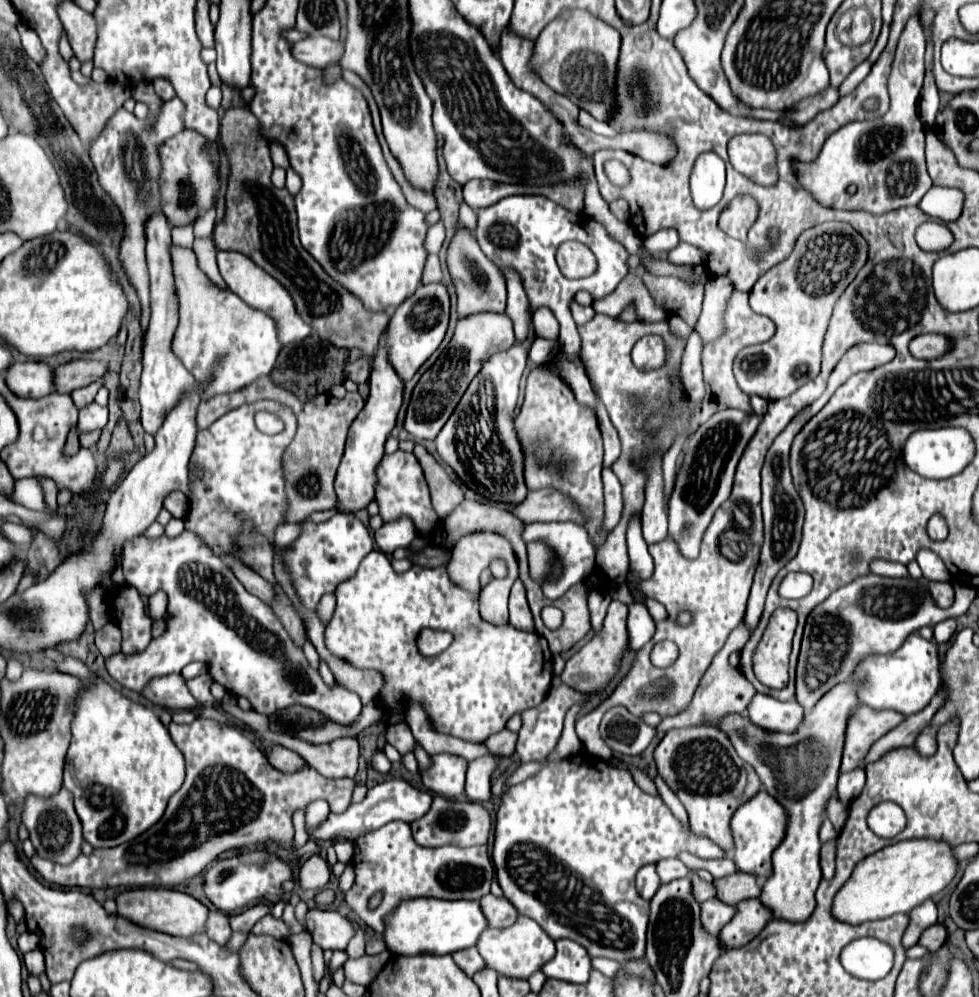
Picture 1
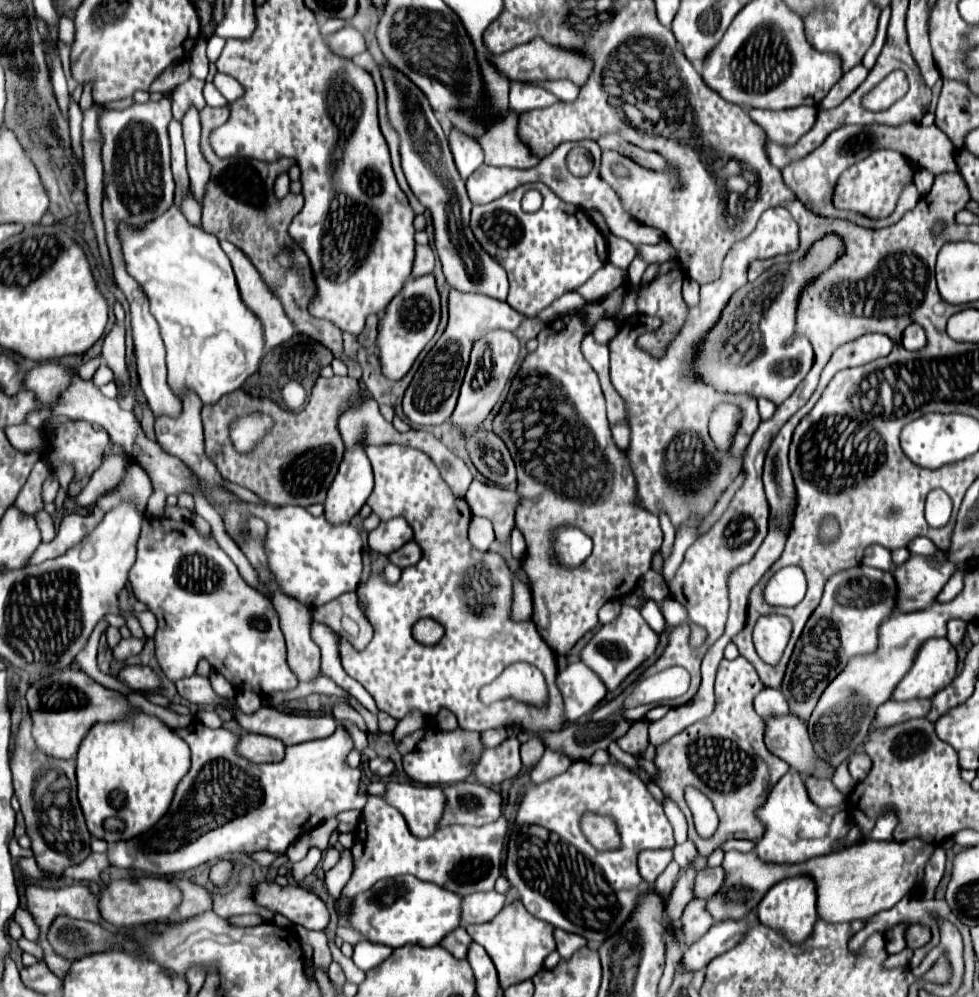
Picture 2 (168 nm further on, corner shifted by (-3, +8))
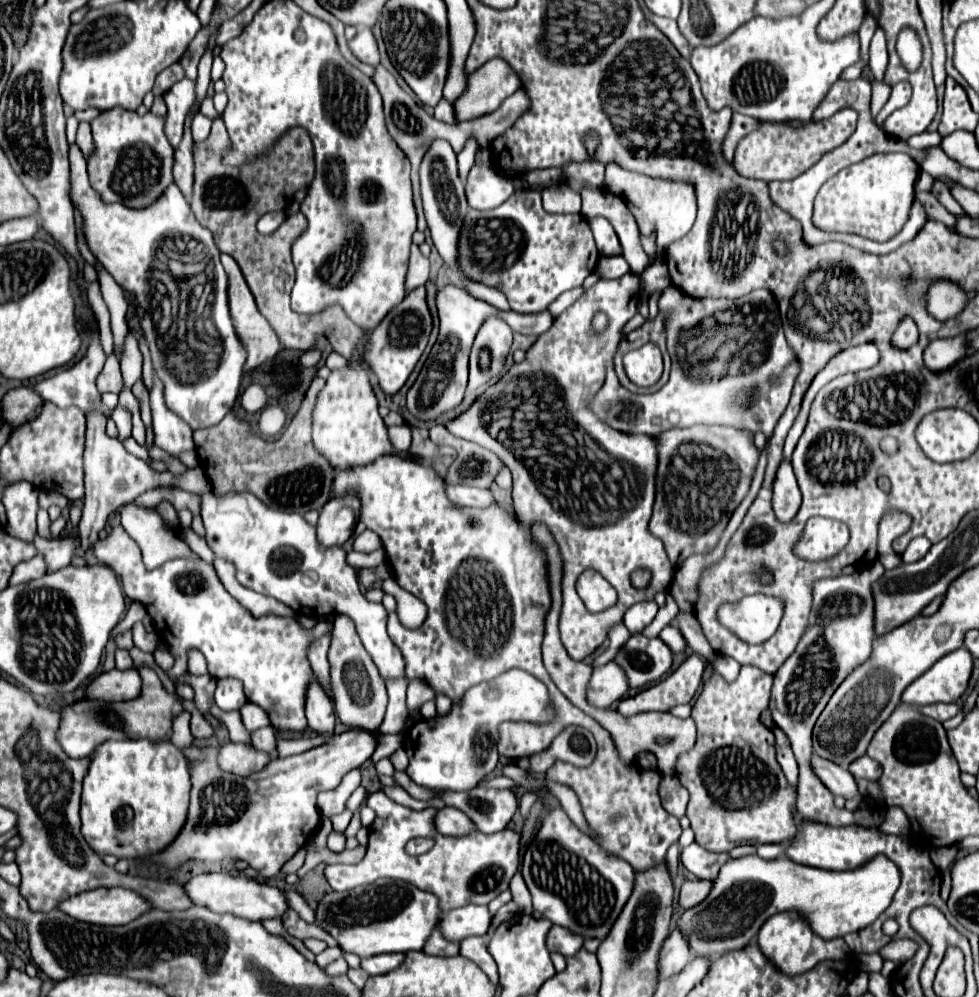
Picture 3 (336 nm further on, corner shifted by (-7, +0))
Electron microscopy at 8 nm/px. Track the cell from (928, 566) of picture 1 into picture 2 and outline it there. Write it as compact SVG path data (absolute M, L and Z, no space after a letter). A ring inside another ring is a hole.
M922 536L914 538L914 540L908 544L910 554L922 554L922 556L934 556L934 548L936 548L936 546L932 544L932 540L922 538Z

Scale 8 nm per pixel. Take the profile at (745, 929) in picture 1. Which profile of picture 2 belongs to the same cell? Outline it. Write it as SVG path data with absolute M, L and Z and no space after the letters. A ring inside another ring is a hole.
M748 914L744 920L724 920L716 922L700 940L696 940L690 950L684 952L682 964L688 972L698 972L708 966L710 960L734 948L748 930L748 924L756 920L756 914Z

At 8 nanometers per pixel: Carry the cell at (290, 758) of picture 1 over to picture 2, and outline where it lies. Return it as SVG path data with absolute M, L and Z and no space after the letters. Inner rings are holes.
M248 732L240 734L240 740L236 744L236 752L254 764L282 760L284 748L286 746L276 738L260 736L260 734L248 734Z

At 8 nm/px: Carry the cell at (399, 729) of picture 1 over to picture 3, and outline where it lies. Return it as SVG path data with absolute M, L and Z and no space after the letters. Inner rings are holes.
M338 614L334 620L328 660L330 660L330 676L332 676L332 684L334 684L334 708L336 708L338 718L352 728L378 730L384 720L386 702L388 702L384 680L382 680L376 664L368 656L366 648L362 646L352 620L344 614Z

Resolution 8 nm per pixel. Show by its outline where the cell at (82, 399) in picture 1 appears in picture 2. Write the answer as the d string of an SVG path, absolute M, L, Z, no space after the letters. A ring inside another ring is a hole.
M102 364L102 366L96 370L96 374L94 374L94 384L96 384L96 386L102 386L102 384L112 382L112 378L114 378L112 370L110 370L106 364Z

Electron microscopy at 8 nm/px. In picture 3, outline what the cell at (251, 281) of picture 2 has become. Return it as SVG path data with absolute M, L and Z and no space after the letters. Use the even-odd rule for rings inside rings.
M222 254L222 266L224 270L228 272L228 282L230 282L230 292L228 292L228 298L230 298L230 308L232 308L232 320L236 320L236 328L240 332L240 338L244 338L244 342L248 344L248 360L246 360L246 370L252 370L256 366L260 366L262 362L274 358L282 346L280 346L280 338L278 334L272 330L272 326L268 324L268 320L260 314L258 306L256 306L256 300L240 272L240 266L236 264L236 260L230 256L230 254Z

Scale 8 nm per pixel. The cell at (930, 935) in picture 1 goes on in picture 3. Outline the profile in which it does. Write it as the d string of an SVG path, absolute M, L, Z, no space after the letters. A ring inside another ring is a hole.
M892 940L892 944L886 944L880 950L880 956L884 960L896 960L898 964L910 960L918 950L918 944L914 940Z

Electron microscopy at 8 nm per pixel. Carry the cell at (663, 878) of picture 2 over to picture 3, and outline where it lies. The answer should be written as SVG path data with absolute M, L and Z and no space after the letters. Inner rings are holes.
M674 844L674 846L668 850L666 862L668 862L668 874L670 874L672 878L676 878L676 874L678 874L678 862L680 862L680 846L678 846L678 844Z

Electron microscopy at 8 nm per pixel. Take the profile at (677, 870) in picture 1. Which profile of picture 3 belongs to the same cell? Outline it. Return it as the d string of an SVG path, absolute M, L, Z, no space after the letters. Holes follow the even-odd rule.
M692 842L688 848L682 850L680 860L688 872L692 872L696 878L702 880L716 880L720 866L728 860L728 854L716 856L714 852L704 852L696 842Z

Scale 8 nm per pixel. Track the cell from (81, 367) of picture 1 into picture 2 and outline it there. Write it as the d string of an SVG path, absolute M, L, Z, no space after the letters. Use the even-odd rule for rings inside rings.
M46 362L38 364L28 372L28 380L24 380L24 390L36 392L44 404L48 400L56 400L70 384L70 368L56 364L56 362Z

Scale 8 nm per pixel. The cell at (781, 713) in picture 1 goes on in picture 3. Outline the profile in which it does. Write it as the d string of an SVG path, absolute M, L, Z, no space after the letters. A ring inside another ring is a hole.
M812 754L810 758L810 766L816 772L816 776L822 780L822 784L834 794L834 796L844 796L846 798L846 810L856 810L860 804L860 794L856 788L856 780L854 776L844 770L842 766L824 760L816 754Z

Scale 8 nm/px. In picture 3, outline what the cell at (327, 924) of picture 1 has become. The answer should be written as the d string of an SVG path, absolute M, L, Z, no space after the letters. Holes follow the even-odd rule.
M200 874L194 876L188 884L188 896L196 900L196 906L208 906L212 912L224 914L230 912L234 916L246 918L246 920L268 920L268 918L282 918L288 910L286 894L274 886L266 886L256 882L248 876L230 876L230 874Z

